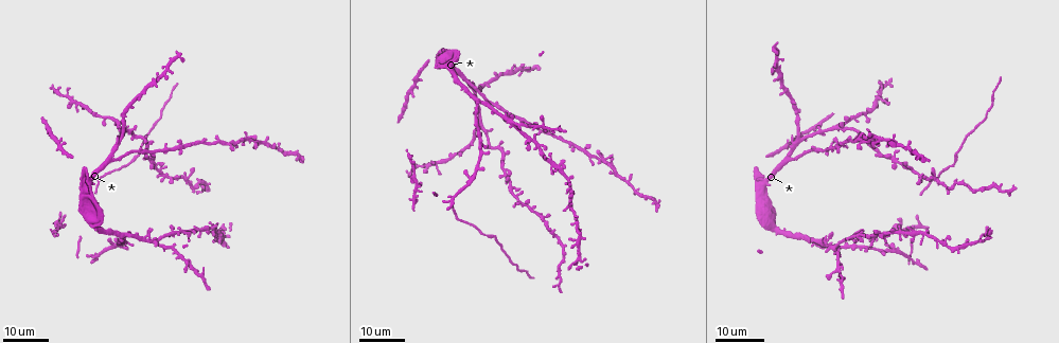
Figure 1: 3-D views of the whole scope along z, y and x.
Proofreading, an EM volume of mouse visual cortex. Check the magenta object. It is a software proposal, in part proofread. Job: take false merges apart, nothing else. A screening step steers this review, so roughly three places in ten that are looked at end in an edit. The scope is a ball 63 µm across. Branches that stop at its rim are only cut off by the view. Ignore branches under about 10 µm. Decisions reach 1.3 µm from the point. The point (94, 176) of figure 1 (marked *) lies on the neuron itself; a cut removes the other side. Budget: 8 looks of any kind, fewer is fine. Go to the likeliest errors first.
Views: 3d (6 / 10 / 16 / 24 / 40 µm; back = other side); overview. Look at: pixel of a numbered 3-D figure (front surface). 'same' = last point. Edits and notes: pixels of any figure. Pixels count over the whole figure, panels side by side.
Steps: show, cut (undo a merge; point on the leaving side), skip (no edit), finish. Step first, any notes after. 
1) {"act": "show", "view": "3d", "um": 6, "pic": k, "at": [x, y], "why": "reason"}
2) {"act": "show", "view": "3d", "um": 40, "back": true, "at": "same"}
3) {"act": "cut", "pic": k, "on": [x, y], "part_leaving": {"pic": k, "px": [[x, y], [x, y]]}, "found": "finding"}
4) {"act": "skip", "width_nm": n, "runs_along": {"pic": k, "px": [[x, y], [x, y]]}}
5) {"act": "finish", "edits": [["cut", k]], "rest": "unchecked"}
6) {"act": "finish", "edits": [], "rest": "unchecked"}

{"act": "show", "view": "3d", "um": 16, "pic": 1, "at": [836, 271], "why": "four-way junction"}

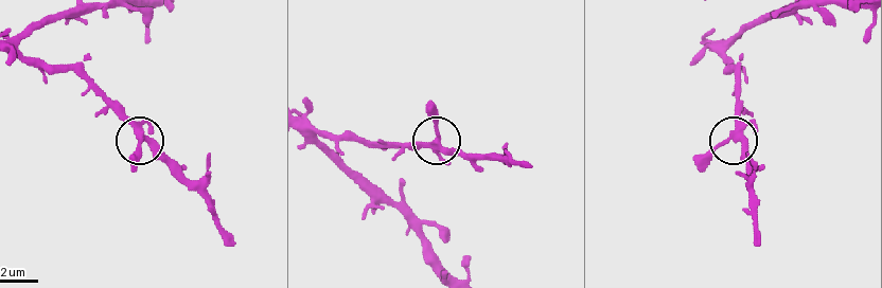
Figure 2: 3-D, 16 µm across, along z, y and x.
{"act": "show", "view": "3d", "um": 10, "pic": 2, "at": [436, 140]}

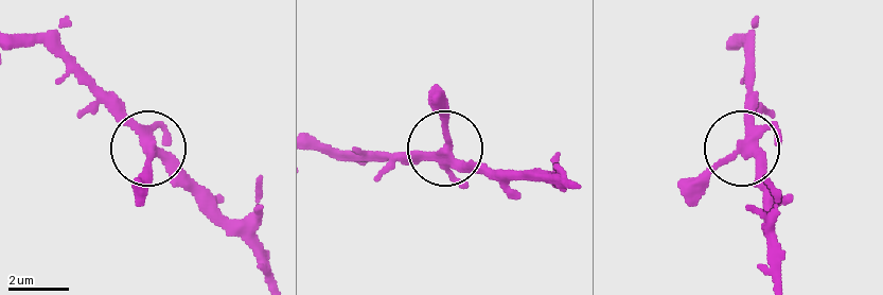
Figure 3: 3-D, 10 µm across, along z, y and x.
{"act": "show", "view": "3d", "um": 6, "pic": 3, "at": [449, 150], "why": "zoom in"}

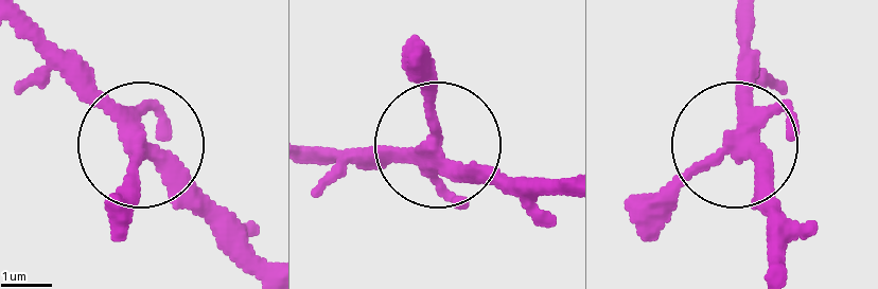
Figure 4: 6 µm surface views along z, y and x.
{"act": "skip", "runs_along": {"pic": 4, "px": [[742, 15], [738, 142], [758, 204], [788, 238]]}, "found": "one neuron here"}

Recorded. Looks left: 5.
{"act": "show", "view": "3d", "um": 24, "pic": 1, "at": [161, 176], "why": "four or more arms meet"}

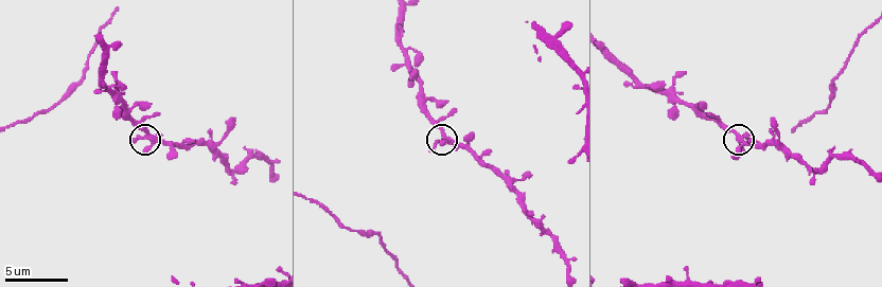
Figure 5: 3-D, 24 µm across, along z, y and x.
{"act": "show", "view": "3d", "um": 6, "pic": 5, "at": [737, 137]}

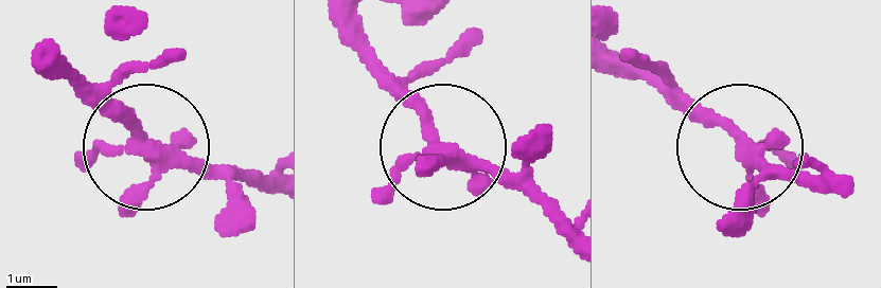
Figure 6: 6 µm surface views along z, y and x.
{"act": "skip", "runs_along": {"pic": 6, "px": [[359, 26], [389, 90], [436, 137], [515, 175], [566, 216]]}, "found": "one neuron here"}

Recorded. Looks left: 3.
{"act": "show", "view": "3d", "um": 16, "pic": 1, "at": [512, 123], "why": "four or more arms meet"}

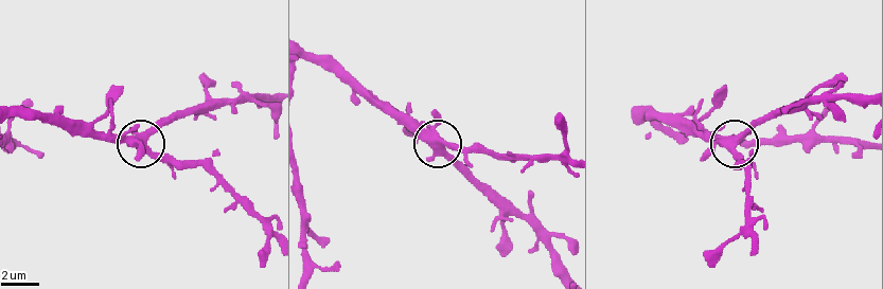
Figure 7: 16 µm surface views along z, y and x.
{"act": "show", "view": "3d", "um": 6, "pic": 7, "at": [443, 141], "why": "zoom in"}

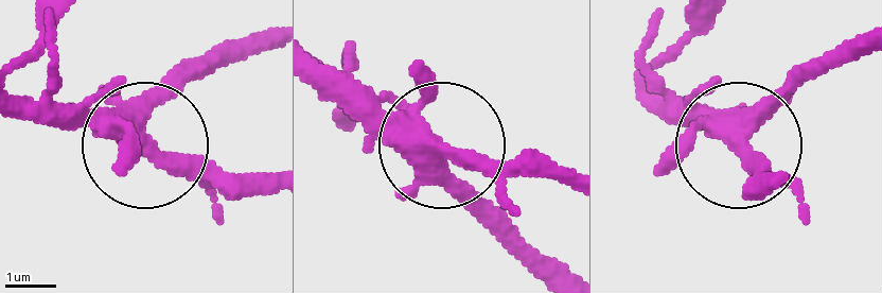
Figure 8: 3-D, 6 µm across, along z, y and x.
{"act": "show", "view": "3d", "um": 6, "back": true, "pic": 8, "at": [143, 136]}

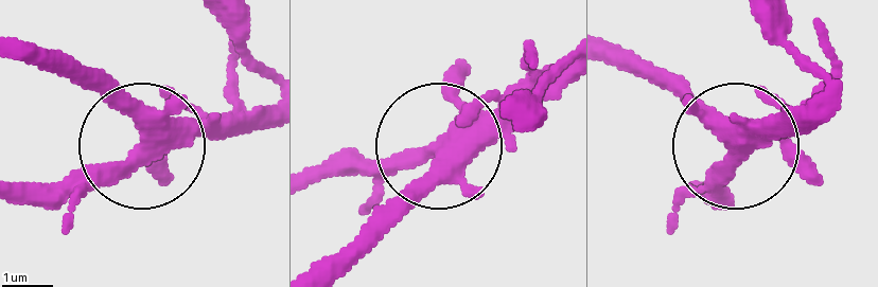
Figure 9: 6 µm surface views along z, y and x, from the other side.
{"act": "skip", "runs_along": {"pic": 9, "px": [[270, 112], [157, 133], [47, 201]]}, "found": "all the same neuron"}

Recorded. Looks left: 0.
{"act": "finish", "edits": [], "rest": "unchecked"}

